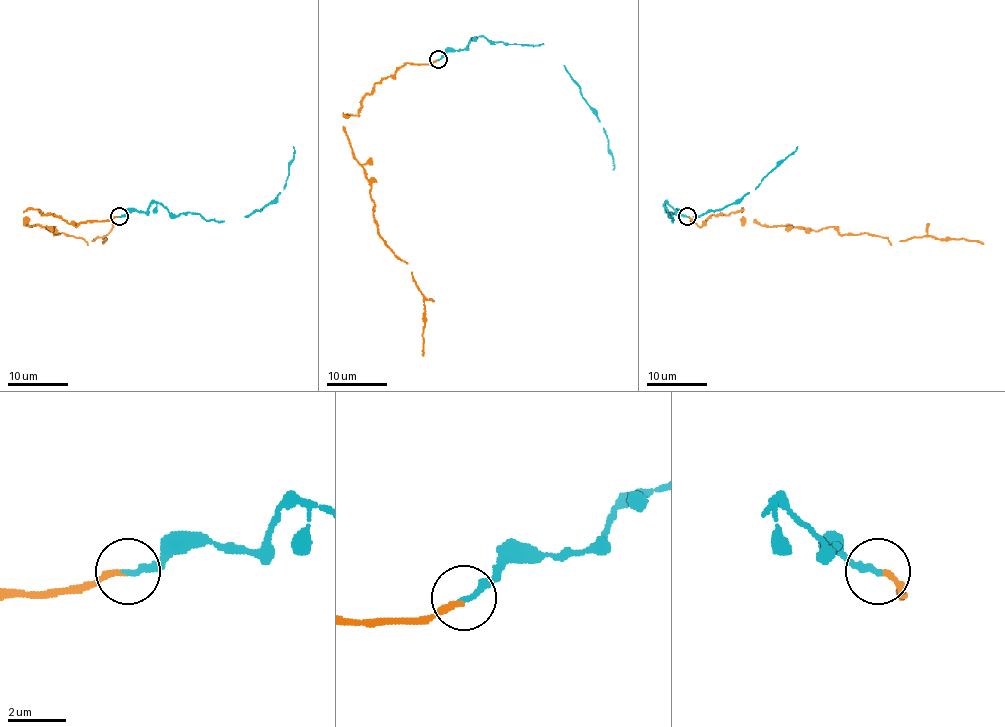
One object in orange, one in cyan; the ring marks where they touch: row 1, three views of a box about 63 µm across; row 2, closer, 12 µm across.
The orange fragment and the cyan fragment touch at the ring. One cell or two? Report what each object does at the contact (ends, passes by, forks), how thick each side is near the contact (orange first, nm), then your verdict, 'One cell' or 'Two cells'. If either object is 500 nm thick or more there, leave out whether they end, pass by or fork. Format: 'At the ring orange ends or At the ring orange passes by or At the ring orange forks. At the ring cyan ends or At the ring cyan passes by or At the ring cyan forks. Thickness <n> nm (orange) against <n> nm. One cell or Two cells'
At the ring orange ends. At the ring cyan ends. Thickness 200 nm (orange) against 240 nm. One cell

